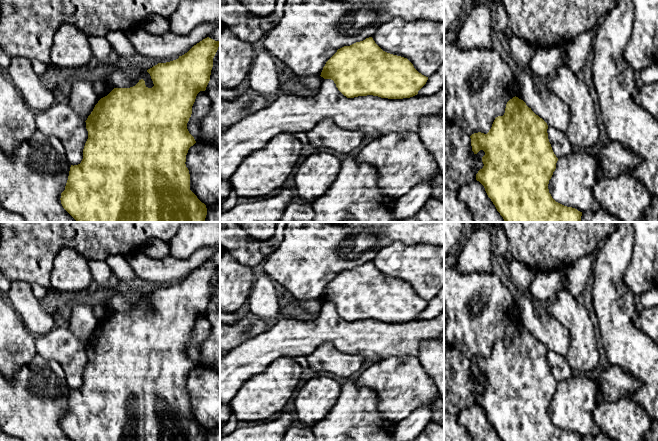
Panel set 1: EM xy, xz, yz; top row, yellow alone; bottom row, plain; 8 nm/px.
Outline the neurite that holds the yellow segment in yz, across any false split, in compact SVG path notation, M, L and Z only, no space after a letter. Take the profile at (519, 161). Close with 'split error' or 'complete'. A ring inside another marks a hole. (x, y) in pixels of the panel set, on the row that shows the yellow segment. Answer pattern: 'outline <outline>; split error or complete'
outline M515 96L507 102L504 115L495 118L487 134L478 132L470 136L474 154L480 150L485 152L482 157L484 166L476 174L476 180L484 186L488 197L505 222L581 221L582 212L556 202L549 193L549 180L556 169L558 158L552 150L547 129L547 123L536 115L523 100Z; complete

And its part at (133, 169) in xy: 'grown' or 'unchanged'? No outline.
unchanged

